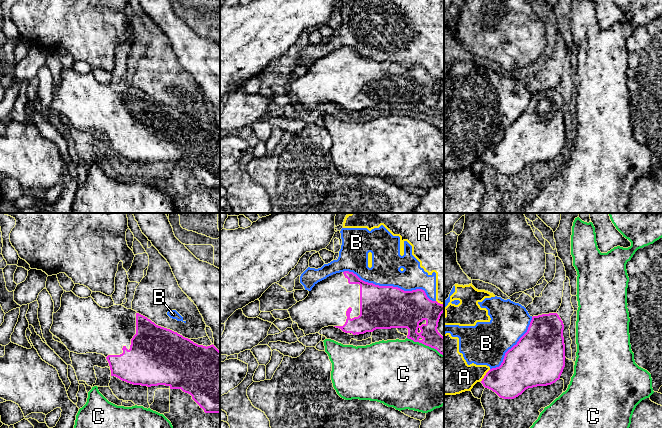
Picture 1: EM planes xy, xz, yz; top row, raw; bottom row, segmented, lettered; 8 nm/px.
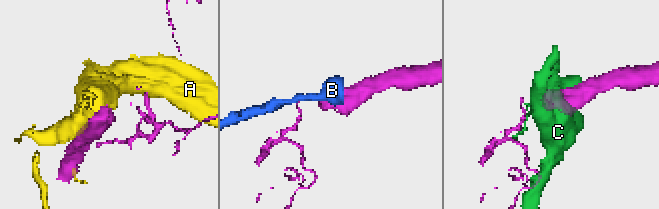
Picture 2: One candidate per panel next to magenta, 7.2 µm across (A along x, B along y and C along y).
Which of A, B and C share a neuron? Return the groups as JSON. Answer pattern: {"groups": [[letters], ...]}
{"groups": [["A", "B"], ["C"]]}

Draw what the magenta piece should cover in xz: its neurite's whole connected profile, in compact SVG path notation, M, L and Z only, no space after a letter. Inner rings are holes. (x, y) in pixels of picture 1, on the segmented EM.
M349 271L333 274L318 282L308 296L288 309L293 322L305 336L334 326L350 335L373 332L376 329L407 328L407 338L436 349L444 355L444 337L438 332L438 322L444 305L430 300L425 291L404 291L393 286L379 286L361 280Z

